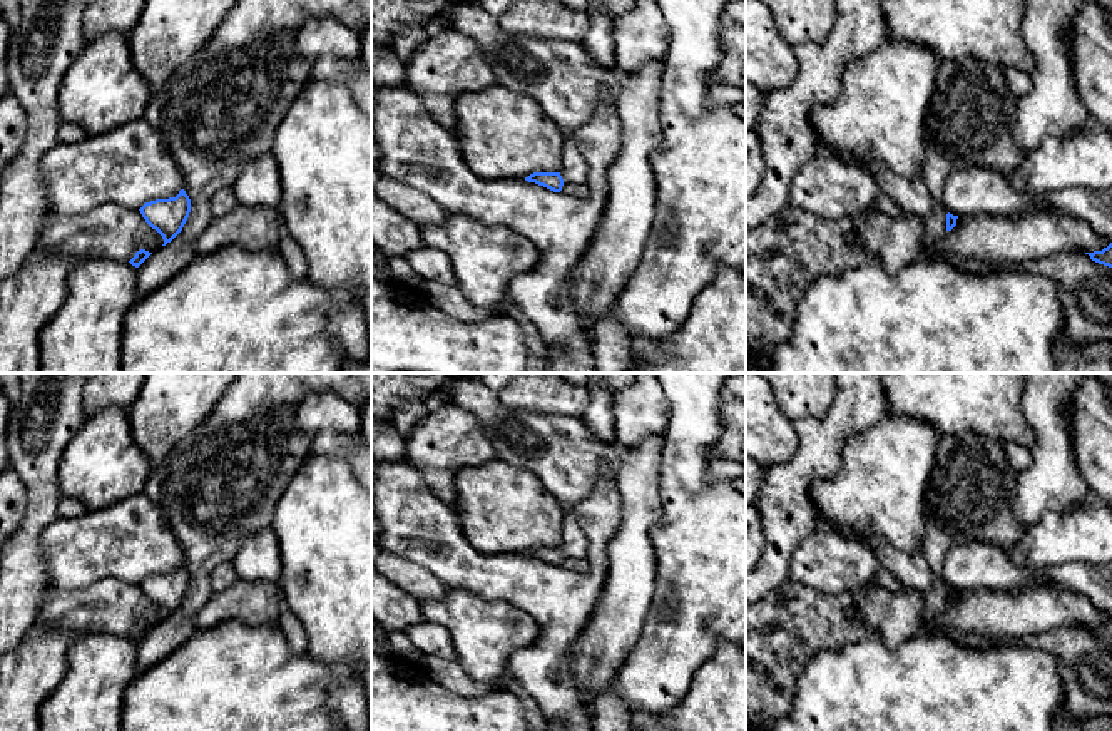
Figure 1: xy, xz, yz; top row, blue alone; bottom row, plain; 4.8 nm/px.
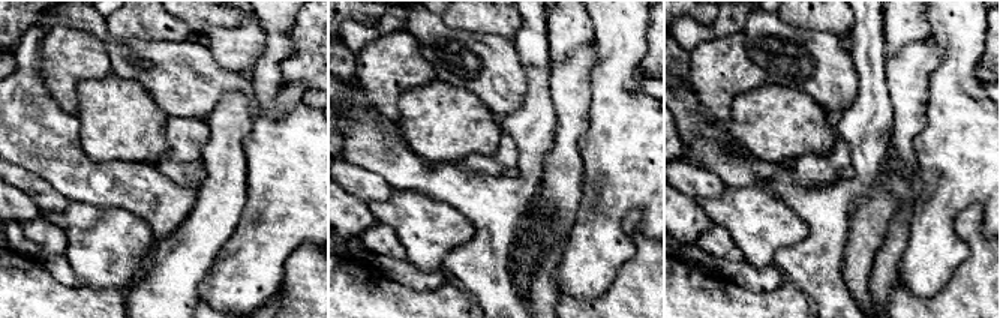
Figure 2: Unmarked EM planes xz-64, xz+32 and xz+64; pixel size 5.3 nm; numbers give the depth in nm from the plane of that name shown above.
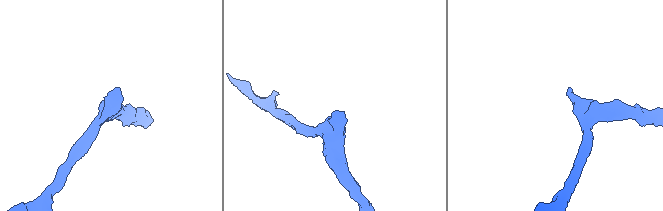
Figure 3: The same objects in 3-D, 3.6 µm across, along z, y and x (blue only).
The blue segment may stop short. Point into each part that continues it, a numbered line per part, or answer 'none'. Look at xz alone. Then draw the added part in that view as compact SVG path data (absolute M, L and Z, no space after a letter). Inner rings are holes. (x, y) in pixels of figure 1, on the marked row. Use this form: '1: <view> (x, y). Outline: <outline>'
1: xz (574, 169). Outline: M567 134L562 149L562 169L560 169L564 182L574 182L574 184L585 182L587 171L589 167L582 144Z

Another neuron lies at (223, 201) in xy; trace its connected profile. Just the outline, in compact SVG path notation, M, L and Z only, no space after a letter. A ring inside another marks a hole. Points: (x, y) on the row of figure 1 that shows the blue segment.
M231 186L219 187L209 199L209 212L212 217L221 217L237 206L236 194Z

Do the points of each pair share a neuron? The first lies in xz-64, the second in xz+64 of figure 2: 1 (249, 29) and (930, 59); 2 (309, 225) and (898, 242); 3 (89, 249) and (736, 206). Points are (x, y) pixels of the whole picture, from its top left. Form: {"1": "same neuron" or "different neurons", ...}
{"1": "different neurons", "2": "different neurons", "3": "same neuron"}

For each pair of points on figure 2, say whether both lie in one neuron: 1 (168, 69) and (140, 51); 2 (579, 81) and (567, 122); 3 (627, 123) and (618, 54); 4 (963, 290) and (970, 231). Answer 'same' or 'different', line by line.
1: same
2: same
3: same
4: same

